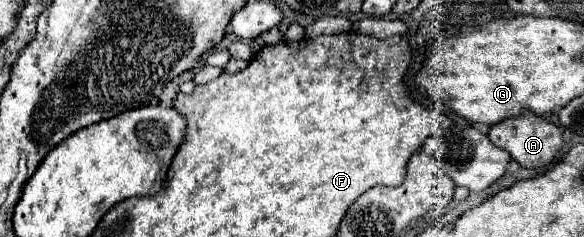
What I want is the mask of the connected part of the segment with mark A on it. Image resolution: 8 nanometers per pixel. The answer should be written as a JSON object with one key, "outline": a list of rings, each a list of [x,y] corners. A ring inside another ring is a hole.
{"outline":[[[523,112],[519,116],[507,118],[499,124],[493,124],[489,130],[489,140],[499,146],[505,148],[513,160],[517,160],[523,168],[543,168],[547,164],[553,162],[553,158],[557,156],[557,152],[563,146],[563,128],[555,126],[553,122],[547,122],[545,118],[533,114],[533,112]]]}

